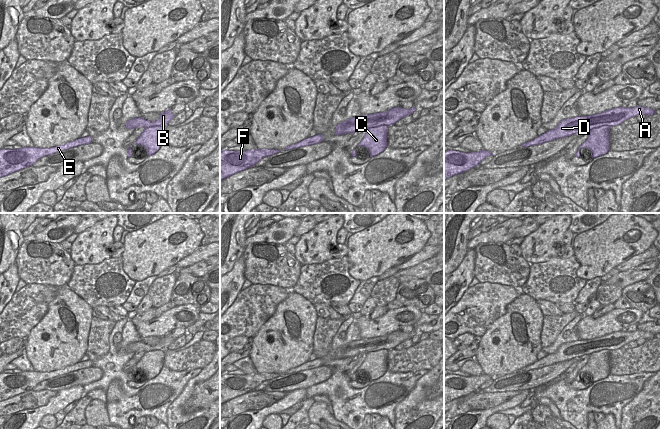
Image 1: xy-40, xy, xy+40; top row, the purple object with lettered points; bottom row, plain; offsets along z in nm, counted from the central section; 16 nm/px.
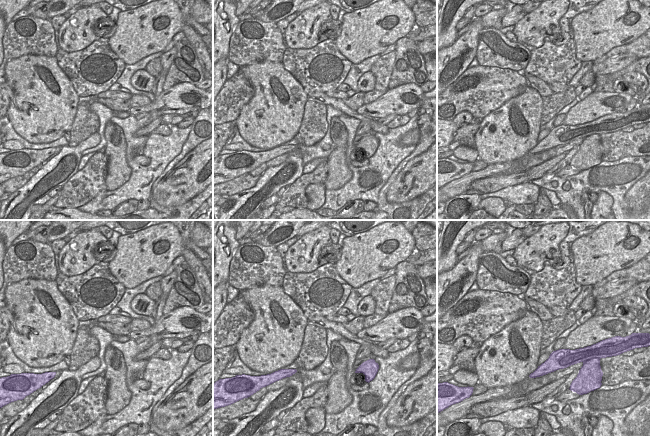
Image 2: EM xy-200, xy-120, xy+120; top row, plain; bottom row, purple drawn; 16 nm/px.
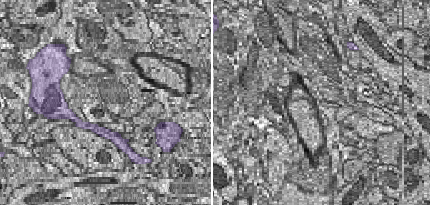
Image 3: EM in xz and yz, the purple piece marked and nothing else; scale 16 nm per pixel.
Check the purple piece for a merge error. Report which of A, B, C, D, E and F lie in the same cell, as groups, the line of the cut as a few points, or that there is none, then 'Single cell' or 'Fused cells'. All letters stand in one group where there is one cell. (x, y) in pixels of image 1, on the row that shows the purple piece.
Groups: A B C D / E F. Split along xy (311, 137), (308, 144). Fused cells

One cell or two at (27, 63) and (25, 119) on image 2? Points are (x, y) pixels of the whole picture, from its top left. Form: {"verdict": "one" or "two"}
{"verdict": "one"}

